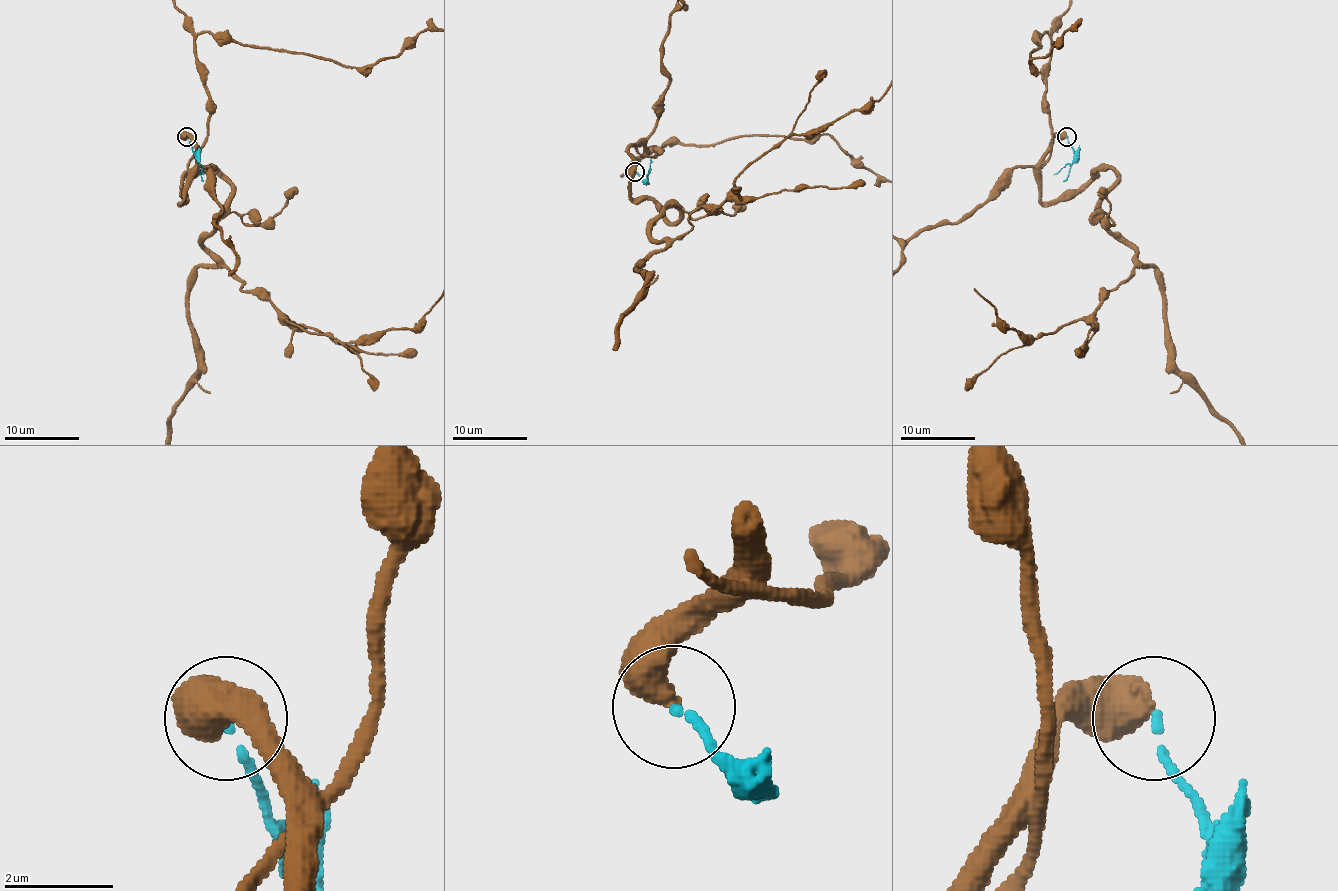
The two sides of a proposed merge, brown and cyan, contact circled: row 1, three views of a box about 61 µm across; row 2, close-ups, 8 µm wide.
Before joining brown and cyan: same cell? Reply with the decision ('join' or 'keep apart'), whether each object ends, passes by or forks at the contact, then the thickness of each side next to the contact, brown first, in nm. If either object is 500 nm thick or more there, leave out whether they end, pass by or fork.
keep apart; calibres 550 and 110 nm

